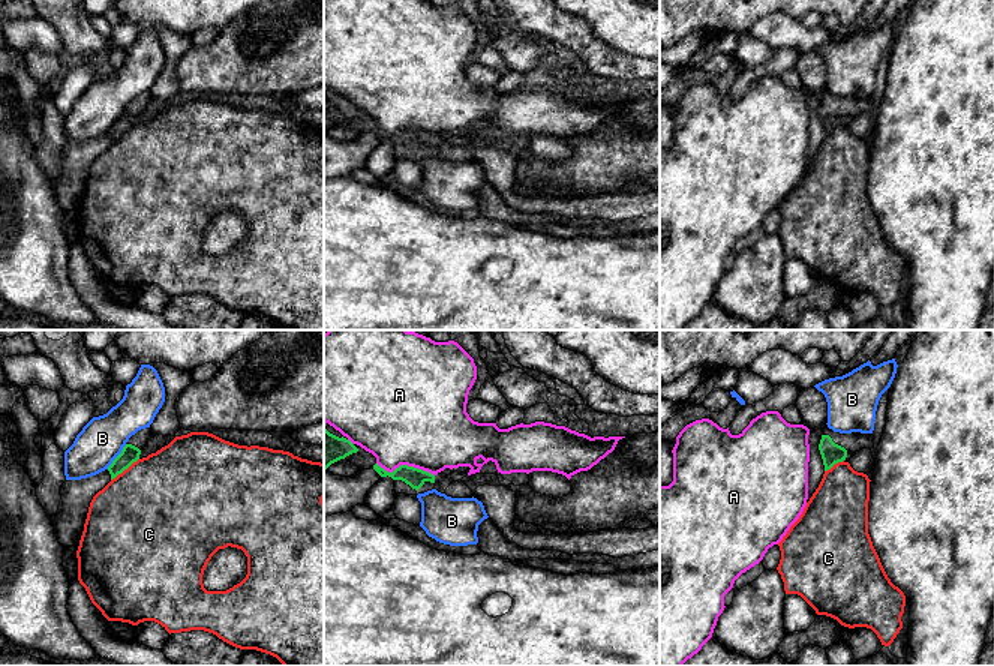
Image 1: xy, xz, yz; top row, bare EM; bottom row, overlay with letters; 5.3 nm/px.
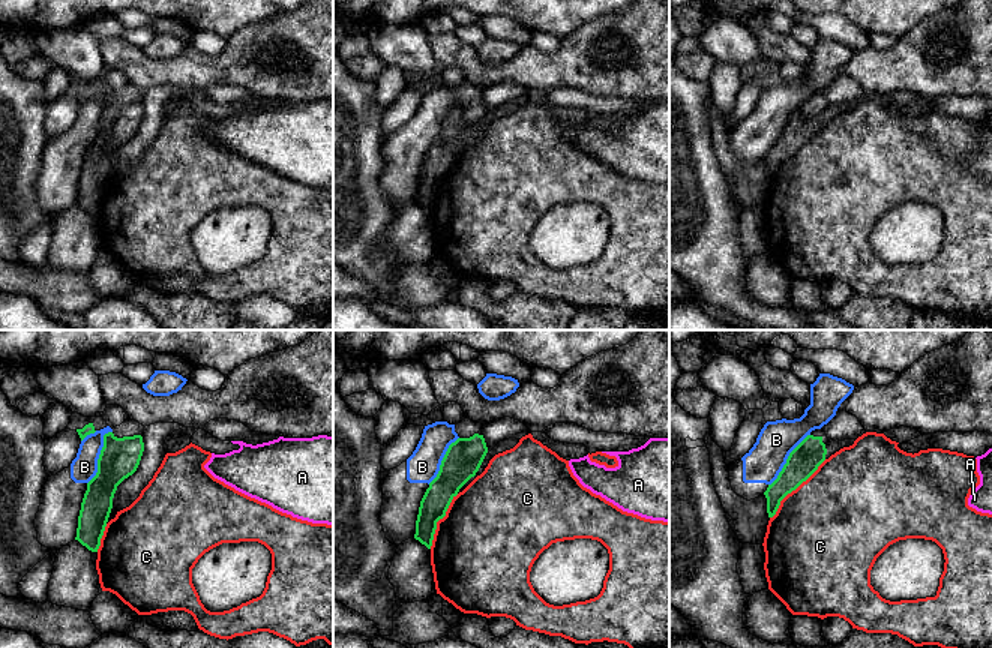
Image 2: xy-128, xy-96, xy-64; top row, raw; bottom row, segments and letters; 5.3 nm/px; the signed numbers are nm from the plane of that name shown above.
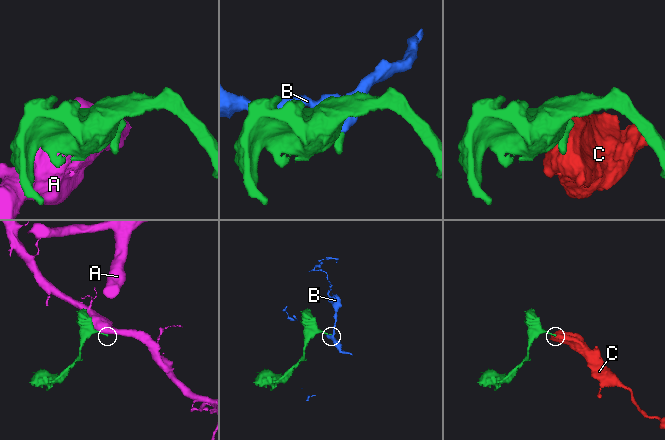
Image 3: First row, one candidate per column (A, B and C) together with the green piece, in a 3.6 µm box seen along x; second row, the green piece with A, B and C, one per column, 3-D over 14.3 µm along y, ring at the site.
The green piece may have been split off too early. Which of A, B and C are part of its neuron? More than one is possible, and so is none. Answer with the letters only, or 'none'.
none

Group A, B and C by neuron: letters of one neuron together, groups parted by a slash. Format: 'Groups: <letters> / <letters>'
Groups: A / B / C

